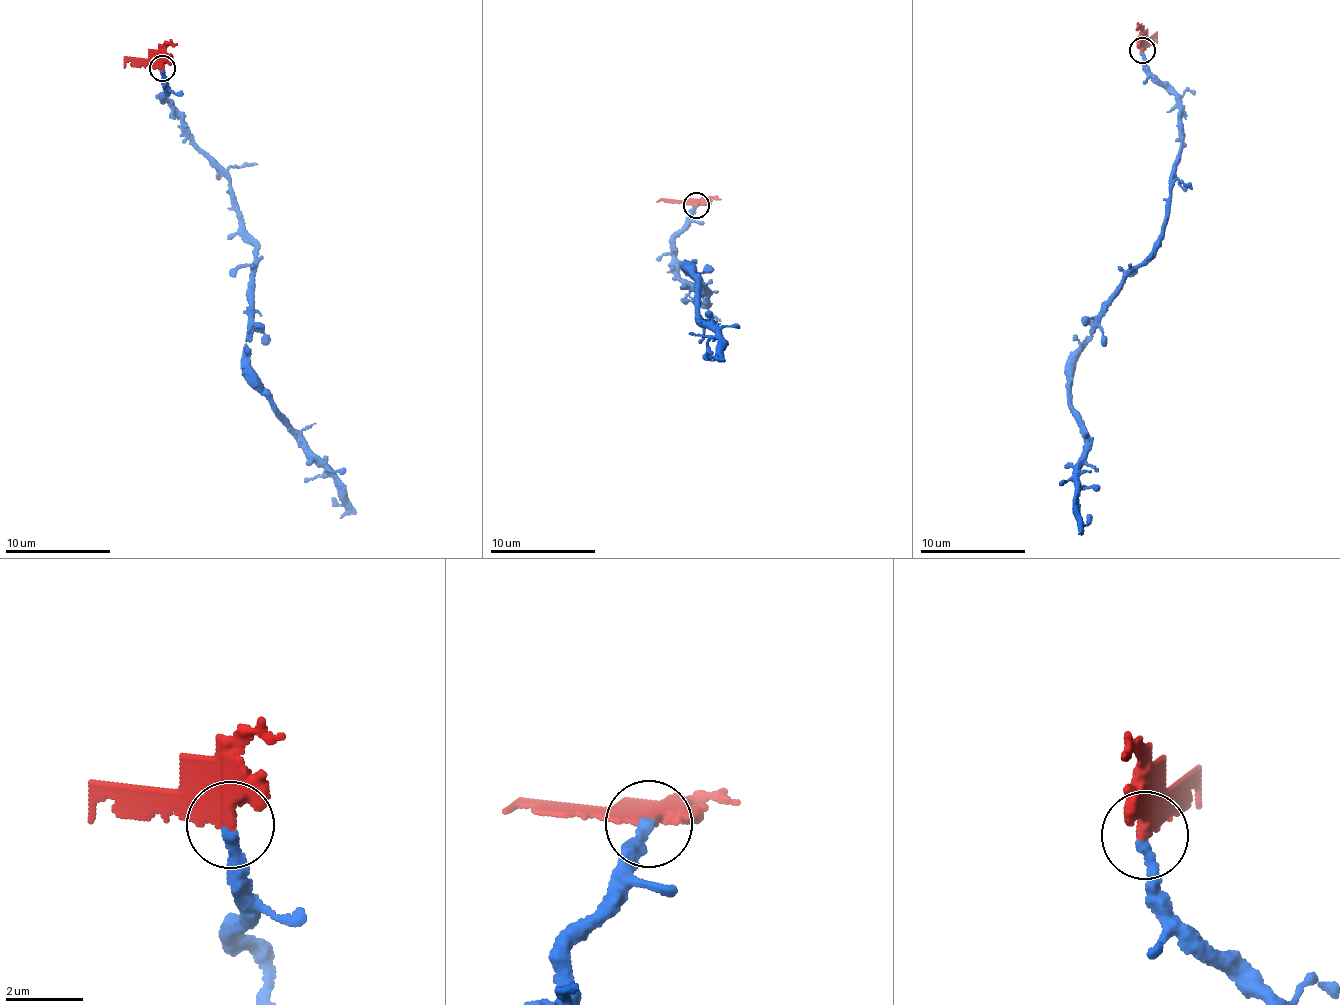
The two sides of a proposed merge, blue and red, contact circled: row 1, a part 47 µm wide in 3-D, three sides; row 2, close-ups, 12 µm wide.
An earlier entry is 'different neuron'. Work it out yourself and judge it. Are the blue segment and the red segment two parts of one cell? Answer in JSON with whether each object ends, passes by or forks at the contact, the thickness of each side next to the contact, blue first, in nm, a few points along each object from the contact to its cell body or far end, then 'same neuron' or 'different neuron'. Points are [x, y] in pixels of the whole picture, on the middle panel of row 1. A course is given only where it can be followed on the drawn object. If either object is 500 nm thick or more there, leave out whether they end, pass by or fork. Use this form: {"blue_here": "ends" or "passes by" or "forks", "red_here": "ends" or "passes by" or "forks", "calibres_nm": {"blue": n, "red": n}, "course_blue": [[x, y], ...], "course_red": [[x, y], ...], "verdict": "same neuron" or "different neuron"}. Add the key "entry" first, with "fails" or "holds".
{"entry": "holds", "blue_here": "ends", "red_here": "ends", "calibres_nm": {"blue": 280, "red": 460}, "course_blue": [[695, 205], [671, 268], [703, 306], [702, 288], [685, 271], [718, 338], [719, 356], [705, 354]], "course_red": [[695, 205], [657, 202]], "verdict": "different neuron"}

